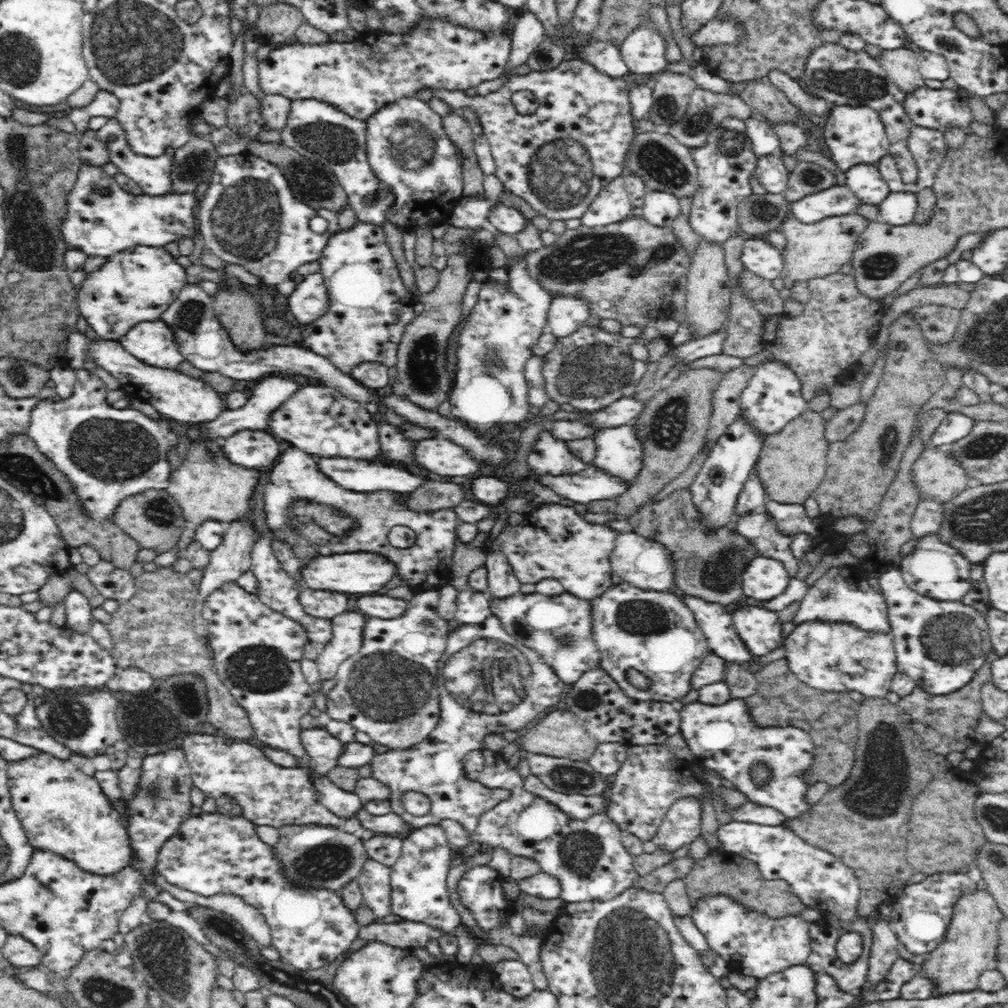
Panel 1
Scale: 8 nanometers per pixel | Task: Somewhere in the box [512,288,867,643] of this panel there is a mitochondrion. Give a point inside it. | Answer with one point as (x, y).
(598, 370)

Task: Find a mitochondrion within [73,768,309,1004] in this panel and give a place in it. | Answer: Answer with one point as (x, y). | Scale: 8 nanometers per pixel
(163, 953)

